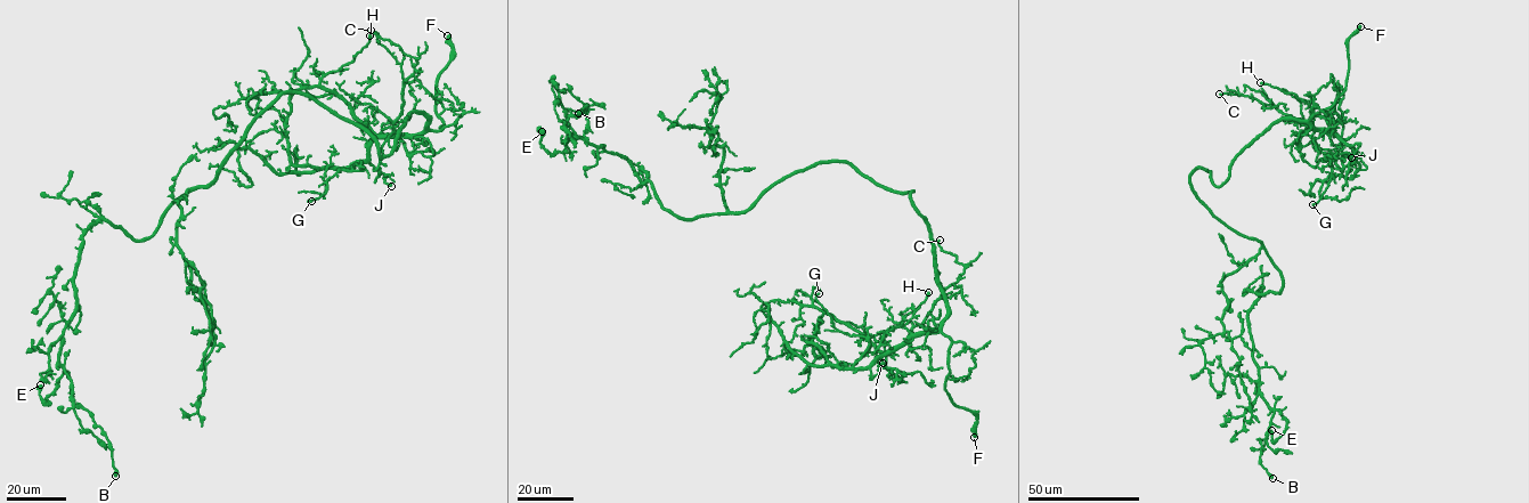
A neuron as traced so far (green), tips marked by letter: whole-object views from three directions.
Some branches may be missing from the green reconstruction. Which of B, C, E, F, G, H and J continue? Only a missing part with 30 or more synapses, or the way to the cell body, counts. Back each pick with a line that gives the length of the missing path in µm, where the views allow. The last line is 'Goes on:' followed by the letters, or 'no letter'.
F: about 15 µm are missing
Goes on: F

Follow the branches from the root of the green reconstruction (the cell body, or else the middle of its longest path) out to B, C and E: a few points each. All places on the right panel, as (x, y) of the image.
B: (1200, 168), (1195, 194), (1259, 241), (1283, 281), (1247, 316), (1274, 412), (1259, 440), (1273, 478)
C: (1200, 168), (1222, 185), (1233, 161), (1273, 123), (1295, 119), (1317, 129), (1255, 98), (1219, 94)
E: (1200, 168), (1195, 194), (1259, 241), (1283, 281), (1247, 316), (1260, 395), (1287, 421), (1276, 440), (1271, 430)

